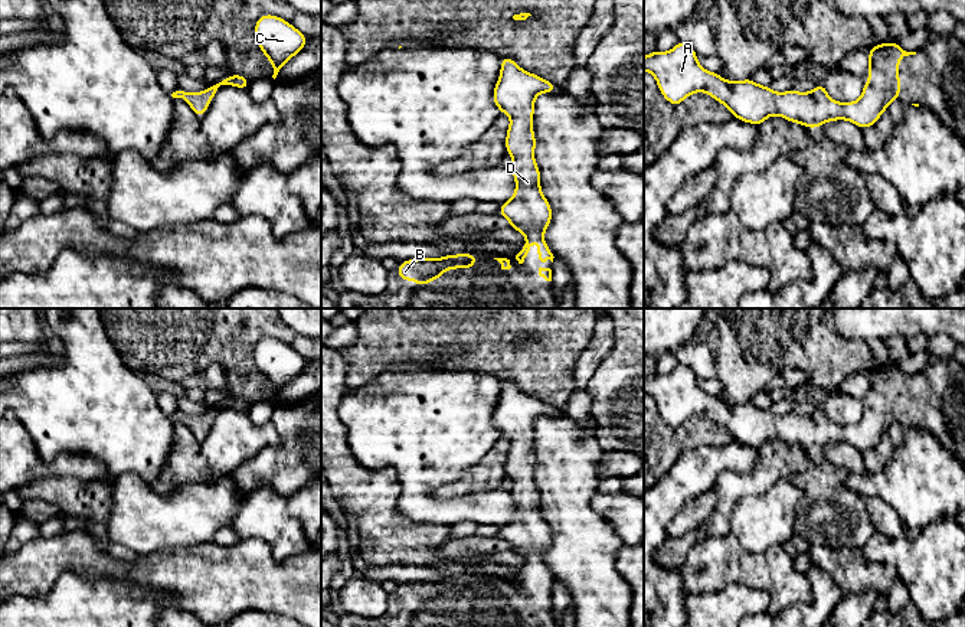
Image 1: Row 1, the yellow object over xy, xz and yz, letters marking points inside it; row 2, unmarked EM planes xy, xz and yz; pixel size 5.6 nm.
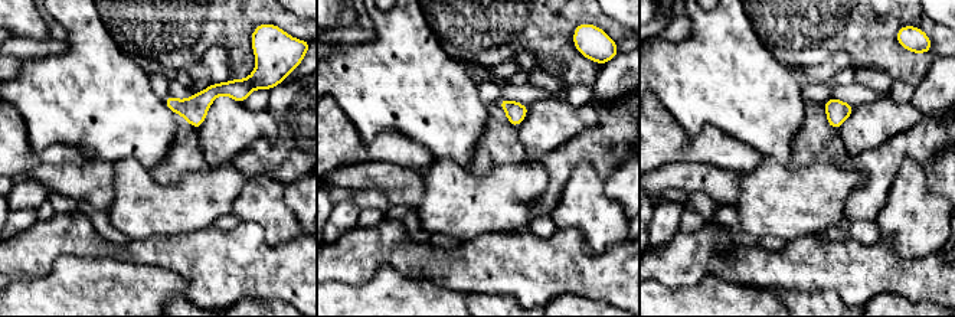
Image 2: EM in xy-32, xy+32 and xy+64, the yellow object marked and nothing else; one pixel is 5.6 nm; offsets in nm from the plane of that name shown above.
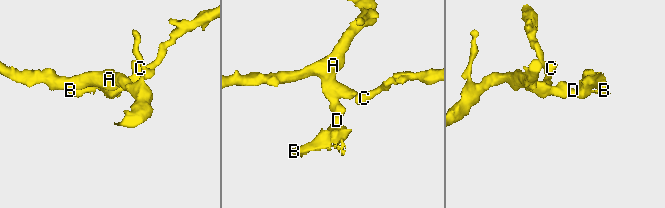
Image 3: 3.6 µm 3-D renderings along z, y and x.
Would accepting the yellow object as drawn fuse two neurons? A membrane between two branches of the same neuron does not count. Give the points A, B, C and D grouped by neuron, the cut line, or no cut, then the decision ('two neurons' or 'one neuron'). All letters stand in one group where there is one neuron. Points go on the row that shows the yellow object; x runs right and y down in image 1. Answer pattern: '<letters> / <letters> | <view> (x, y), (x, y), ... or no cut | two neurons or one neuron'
A B C D | no cut | one neuron

